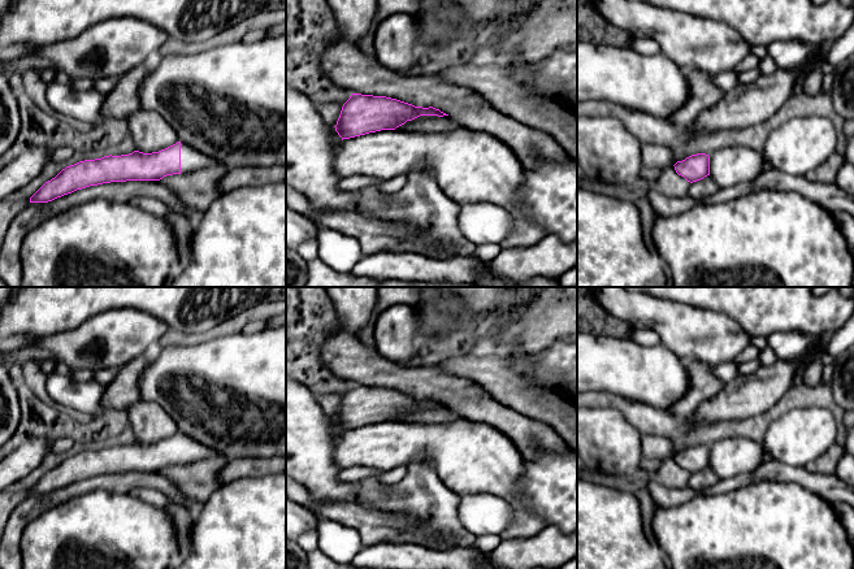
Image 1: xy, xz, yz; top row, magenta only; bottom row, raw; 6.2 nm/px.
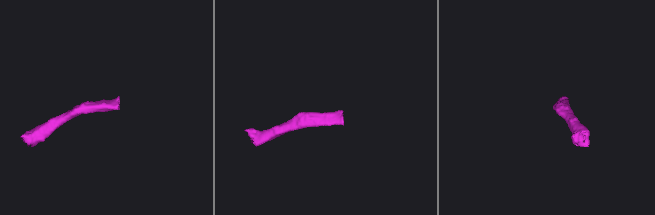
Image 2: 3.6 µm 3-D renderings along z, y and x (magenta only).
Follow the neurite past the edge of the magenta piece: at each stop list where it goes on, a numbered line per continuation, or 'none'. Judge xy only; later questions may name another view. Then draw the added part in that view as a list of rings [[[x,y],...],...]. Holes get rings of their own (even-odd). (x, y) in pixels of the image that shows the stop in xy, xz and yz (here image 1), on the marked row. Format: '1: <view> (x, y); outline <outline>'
1: xy (191, 160); outline [[[181,142],[181,174],[187,174],[214,165],[220,165],[220,162]]]

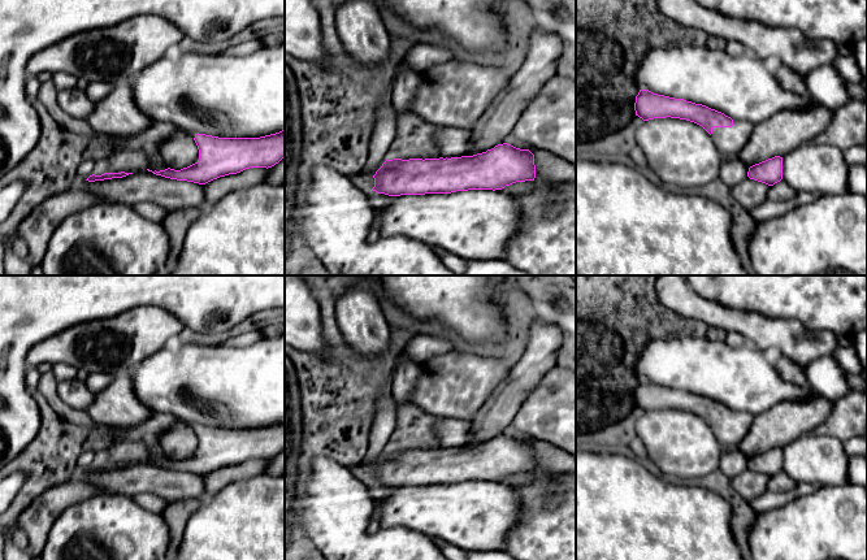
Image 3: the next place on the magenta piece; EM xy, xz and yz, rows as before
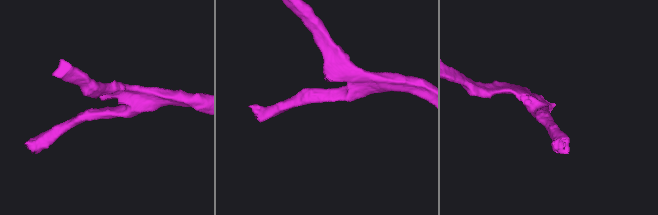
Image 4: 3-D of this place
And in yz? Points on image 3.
1: yz (729, 140); outline [[[733,120],[732,127],[712,127],[711,138],[721,159],[729,159],[741,152],[751,133],[753,125],[750,122]]]

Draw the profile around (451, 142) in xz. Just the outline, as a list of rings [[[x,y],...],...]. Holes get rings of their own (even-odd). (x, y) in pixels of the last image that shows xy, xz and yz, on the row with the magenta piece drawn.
[[[439,127],[434,138],[437,142],[437,151],[443,159],[467,156],[473,148],[472,129]]]

